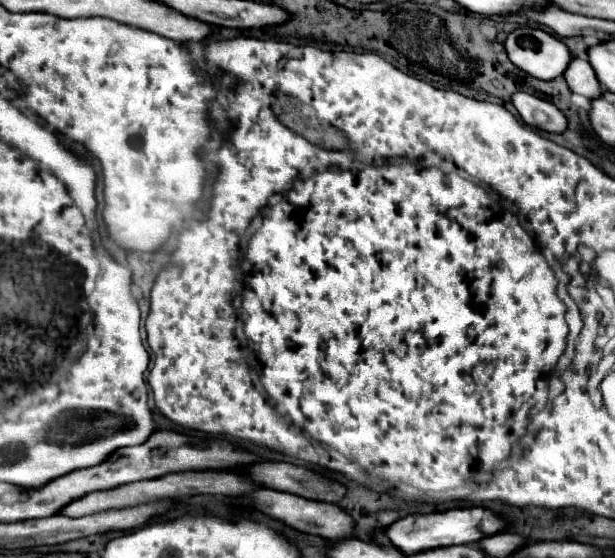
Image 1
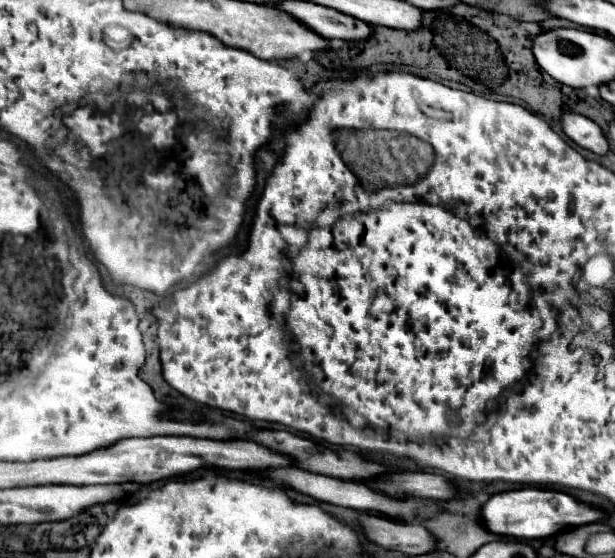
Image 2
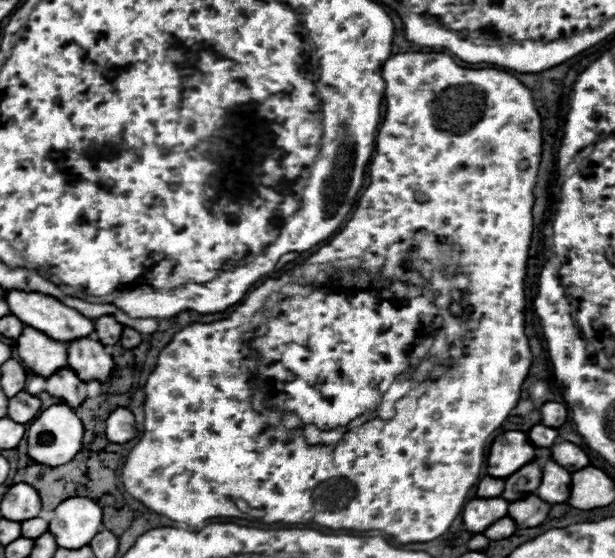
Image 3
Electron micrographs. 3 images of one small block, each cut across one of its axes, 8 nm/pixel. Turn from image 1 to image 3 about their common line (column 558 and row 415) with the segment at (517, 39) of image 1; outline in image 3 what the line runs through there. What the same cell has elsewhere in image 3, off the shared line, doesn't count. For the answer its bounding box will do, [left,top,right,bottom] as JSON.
[28,404,84,468]

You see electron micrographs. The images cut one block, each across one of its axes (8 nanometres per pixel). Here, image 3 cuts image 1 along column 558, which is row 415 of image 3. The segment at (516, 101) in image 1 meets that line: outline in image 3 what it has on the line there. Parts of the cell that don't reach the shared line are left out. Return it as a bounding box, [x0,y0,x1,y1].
[106,408,136,444]

